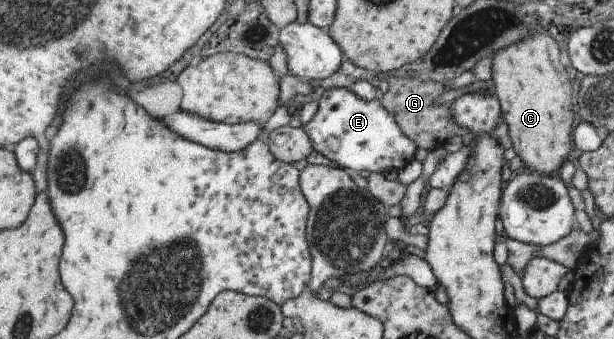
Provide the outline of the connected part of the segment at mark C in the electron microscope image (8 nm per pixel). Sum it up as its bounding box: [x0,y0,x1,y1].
[491,30,571,175]

